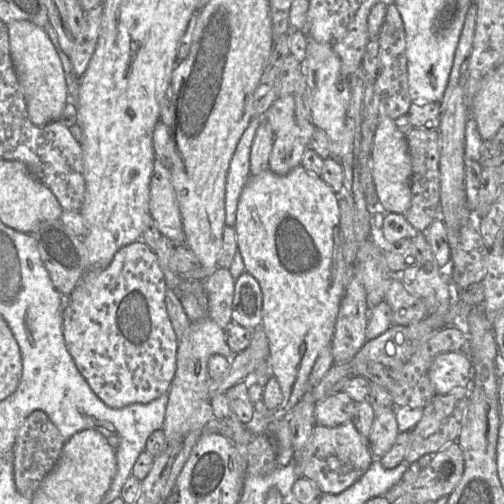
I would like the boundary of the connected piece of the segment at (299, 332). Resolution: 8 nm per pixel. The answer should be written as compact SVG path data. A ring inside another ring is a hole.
M299 165L286 175L277 175L269 169L264 170L258 175L250 175L238 201L236 223L234 227L237 236L237 247L238 252L243 258L246 272L251 274L258 281L262 291L261 326L269 341L270 354L268 357L268 365L270 367L270 374L277 380L283 395L282 404L277 409L292 410L309 390L308 379L312 368L321 351L331 345L334 336L338 313L344 297L345 257L343 252L343 233L340 222L339 198L340 196L337 195L321 177L309 173Z

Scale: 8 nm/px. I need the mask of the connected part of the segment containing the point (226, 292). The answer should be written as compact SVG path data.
M218 267L205 281L208 316L221 328L232 322L235 279L228 269Z

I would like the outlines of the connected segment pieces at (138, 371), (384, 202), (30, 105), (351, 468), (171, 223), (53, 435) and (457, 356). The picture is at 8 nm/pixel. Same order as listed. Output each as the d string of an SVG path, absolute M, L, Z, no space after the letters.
M137 240L121 247L107 266L87 271L66 297L66 347L92 391L110 408L146 404L169 390L176 371L178 339L167 313L167 289L154 250Z
M382 116L374 137L372 175L380 204L387 212L404 215L411 205L412 164L406 135L396 126L395 120Z
M12 21L7 25L10 55L27 105L27 113L36 126L58 120L67 103L67 85L62 62L44 28L27 21Z
M352 420L345 422L336 427L324 427L324 426L316 425L312 431L310 441L306 448L305 461L303 462L301 476L312 481L323 494L339 494L344 490L346 490L348 487L350 487L352 484L354 484L367 471L367 469L369 468L369 466L371 465L374 459L380 459L380 458L374 458L369 447L368 438L364 438L357 431Z
M155 158L150 179L149 214L157 228L175 246L185 245L182 218L169 169Z
M31 412L18 429L13 452L13 476L16 489L27 499L32 499L43 479L56 465L66 440L45 412Z
M463 351L442 353L433 360L429 378L436 394L468 389L473 380L471 358Z

